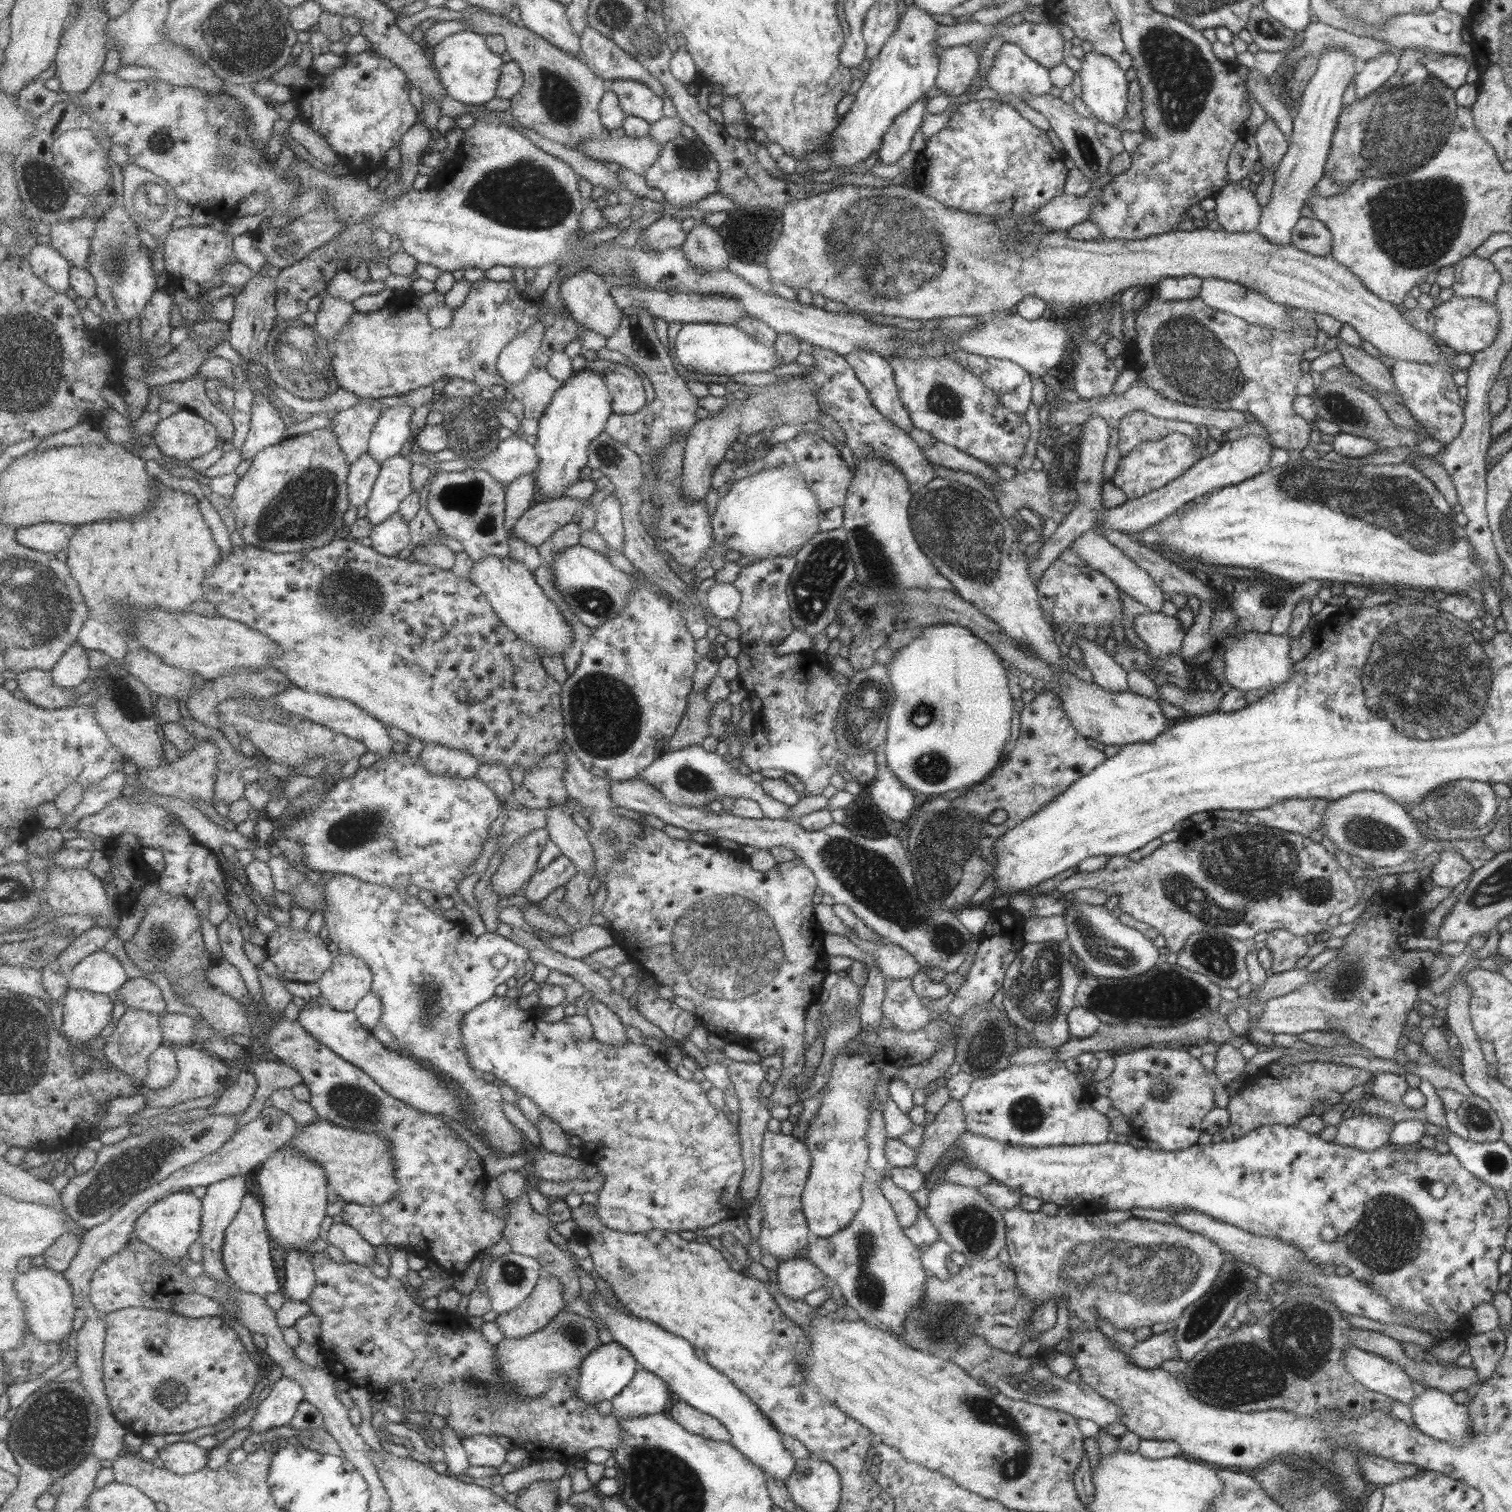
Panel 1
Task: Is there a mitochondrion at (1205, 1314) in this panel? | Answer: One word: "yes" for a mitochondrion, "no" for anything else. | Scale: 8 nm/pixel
yes

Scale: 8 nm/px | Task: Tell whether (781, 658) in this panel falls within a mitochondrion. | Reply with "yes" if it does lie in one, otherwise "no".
no

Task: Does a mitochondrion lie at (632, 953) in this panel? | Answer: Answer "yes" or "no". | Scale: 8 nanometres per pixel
no

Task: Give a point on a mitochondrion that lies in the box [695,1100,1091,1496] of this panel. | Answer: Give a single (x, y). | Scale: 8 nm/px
(982, 1410)

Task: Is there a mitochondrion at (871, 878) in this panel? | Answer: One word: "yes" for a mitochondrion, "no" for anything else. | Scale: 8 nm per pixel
yes

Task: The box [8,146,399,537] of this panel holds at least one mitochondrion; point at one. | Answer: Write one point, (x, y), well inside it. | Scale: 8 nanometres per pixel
(50, 188)

